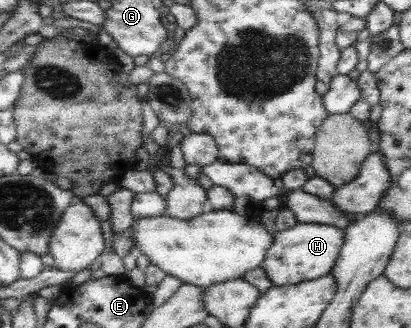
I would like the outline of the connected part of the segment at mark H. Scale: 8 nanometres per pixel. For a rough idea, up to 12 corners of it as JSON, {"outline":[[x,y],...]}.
{"outline":[[343,228],[277,231],[261,265],[274,286],[328,275]]}

